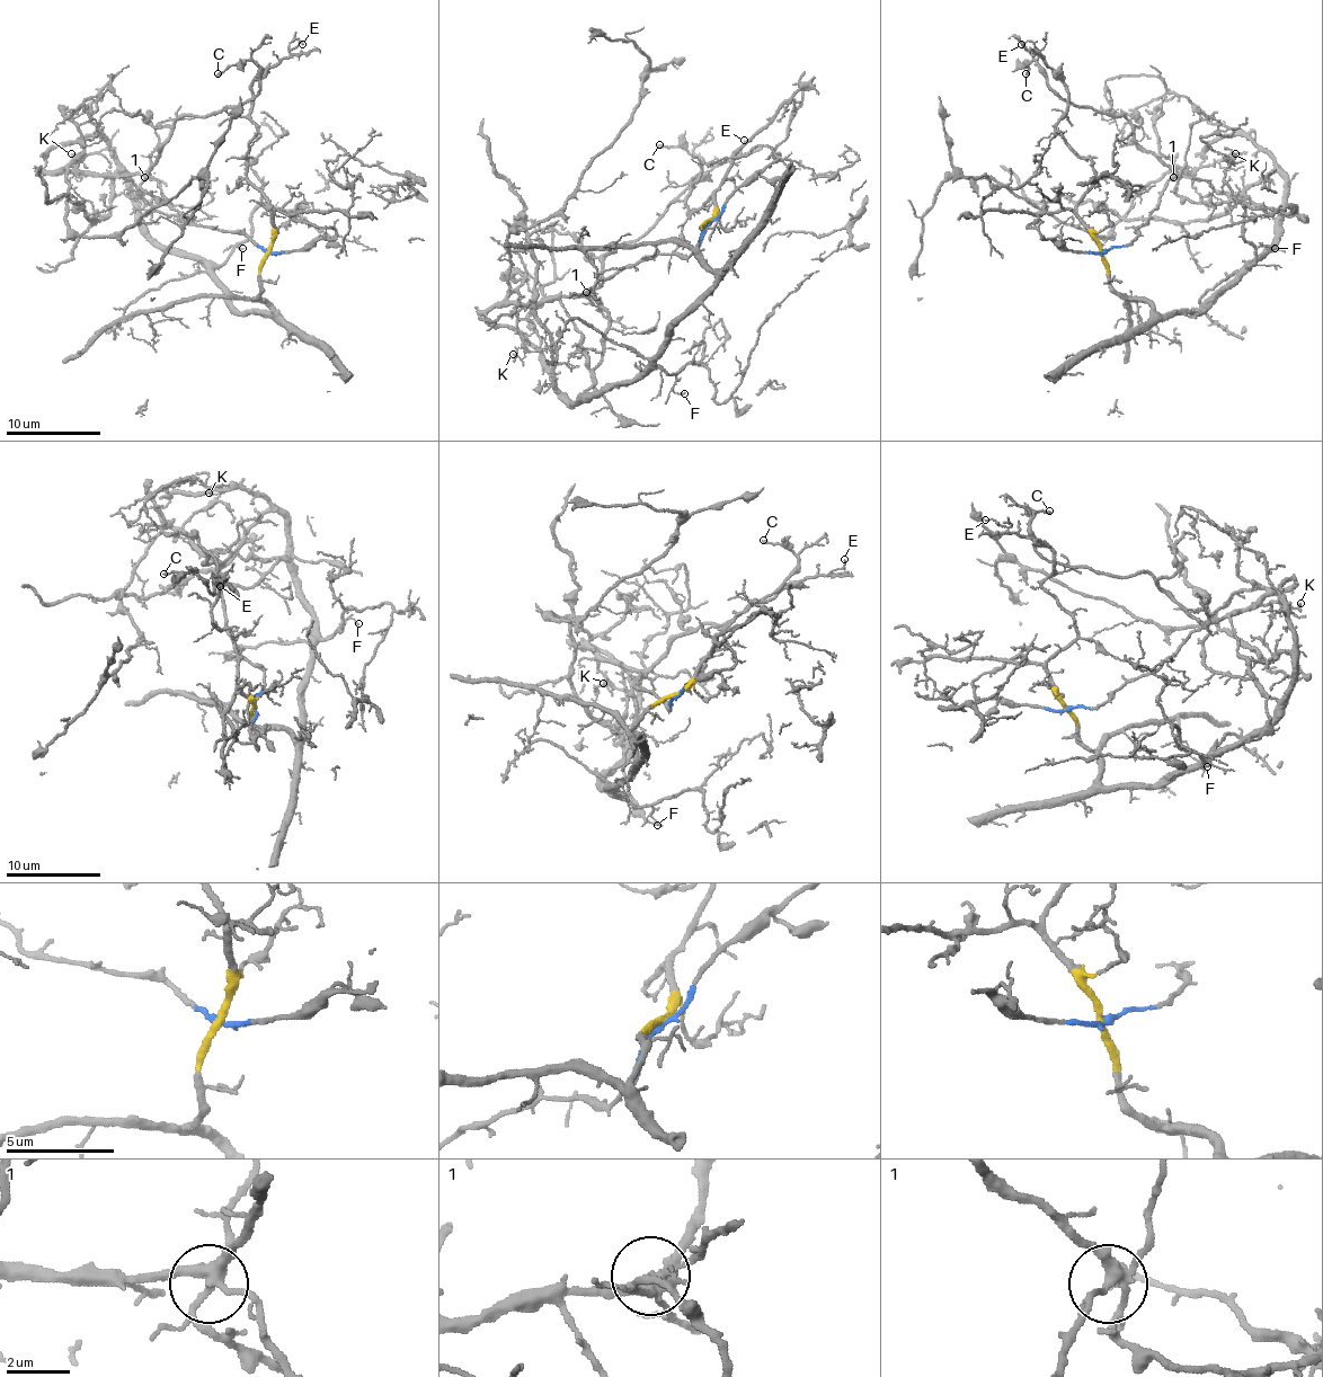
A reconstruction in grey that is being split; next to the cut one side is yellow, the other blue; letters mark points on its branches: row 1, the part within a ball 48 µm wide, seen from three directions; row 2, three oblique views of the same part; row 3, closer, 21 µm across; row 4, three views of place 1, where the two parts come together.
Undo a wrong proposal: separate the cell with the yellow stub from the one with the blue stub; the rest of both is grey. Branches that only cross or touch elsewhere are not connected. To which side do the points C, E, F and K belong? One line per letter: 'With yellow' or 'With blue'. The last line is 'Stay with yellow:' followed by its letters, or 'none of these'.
C: With blue
E: With yellow
F: With yellow
K: With blue
Stay with yellow: E, F

